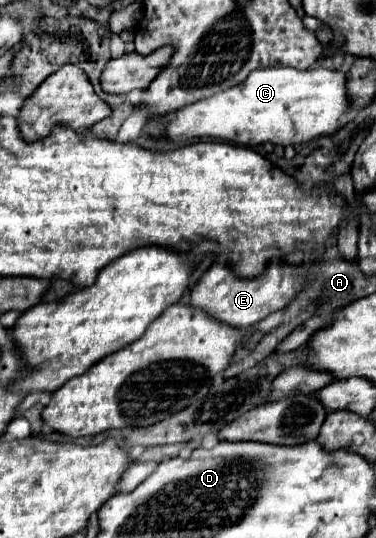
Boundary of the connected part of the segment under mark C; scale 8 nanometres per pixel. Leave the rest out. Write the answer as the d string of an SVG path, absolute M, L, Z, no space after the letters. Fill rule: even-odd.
M257 69L243 83L229 91L201 99L175 113L167 125L171 141L211 139L255 147L261 143L297 145L321 135L335 135L339 121L353 111L347 95L347 77L331 69Z

